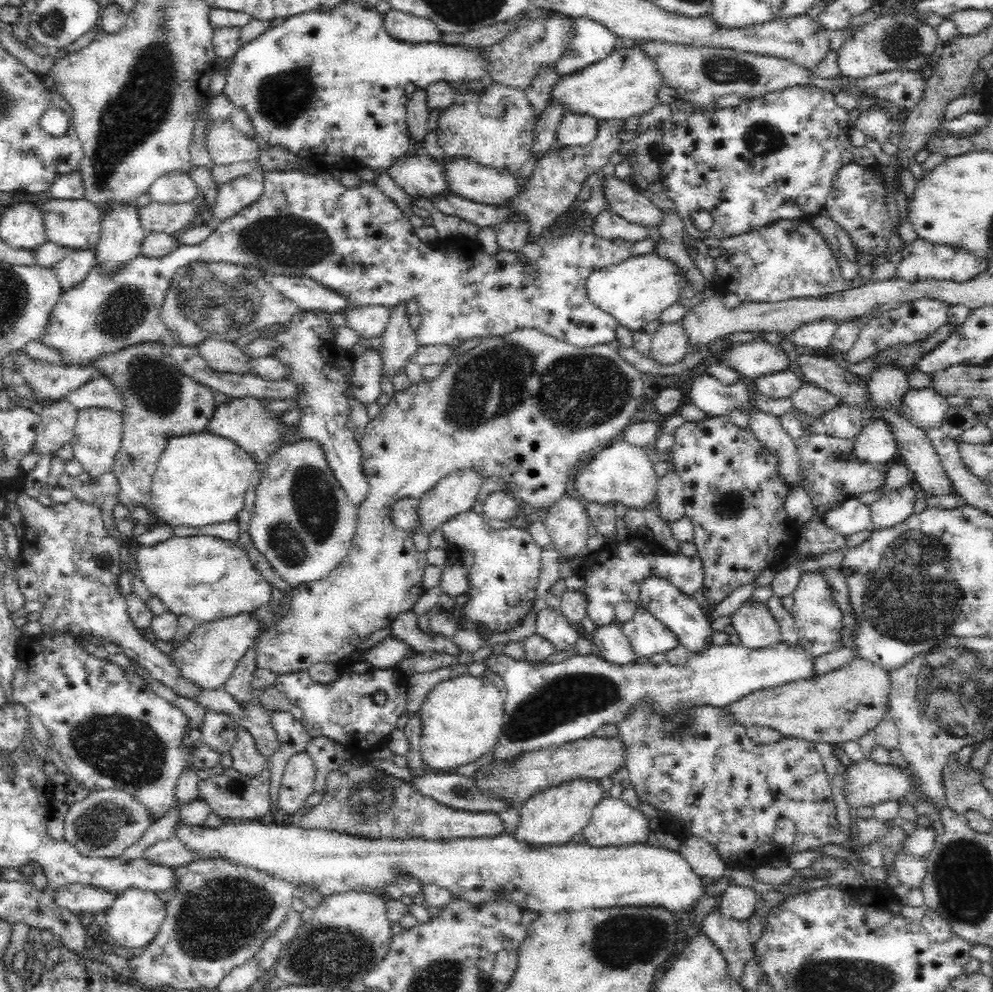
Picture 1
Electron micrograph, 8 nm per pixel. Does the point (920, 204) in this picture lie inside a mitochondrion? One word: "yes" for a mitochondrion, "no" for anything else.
no

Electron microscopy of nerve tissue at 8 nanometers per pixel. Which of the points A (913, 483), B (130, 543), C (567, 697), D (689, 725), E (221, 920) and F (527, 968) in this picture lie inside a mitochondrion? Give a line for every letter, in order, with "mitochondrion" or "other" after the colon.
A: other
B: other
C: mitochondrion
D: mitochondrion
E: mitochondrion
F: other

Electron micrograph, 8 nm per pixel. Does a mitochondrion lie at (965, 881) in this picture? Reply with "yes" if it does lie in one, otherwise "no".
yes

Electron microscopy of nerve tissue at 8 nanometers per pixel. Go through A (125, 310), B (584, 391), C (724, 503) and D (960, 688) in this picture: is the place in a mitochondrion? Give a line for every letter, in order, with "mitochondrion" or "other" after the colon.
A: mitochondrion
B: mitochondrion
C: mitochondrion
D: mitochondrion

